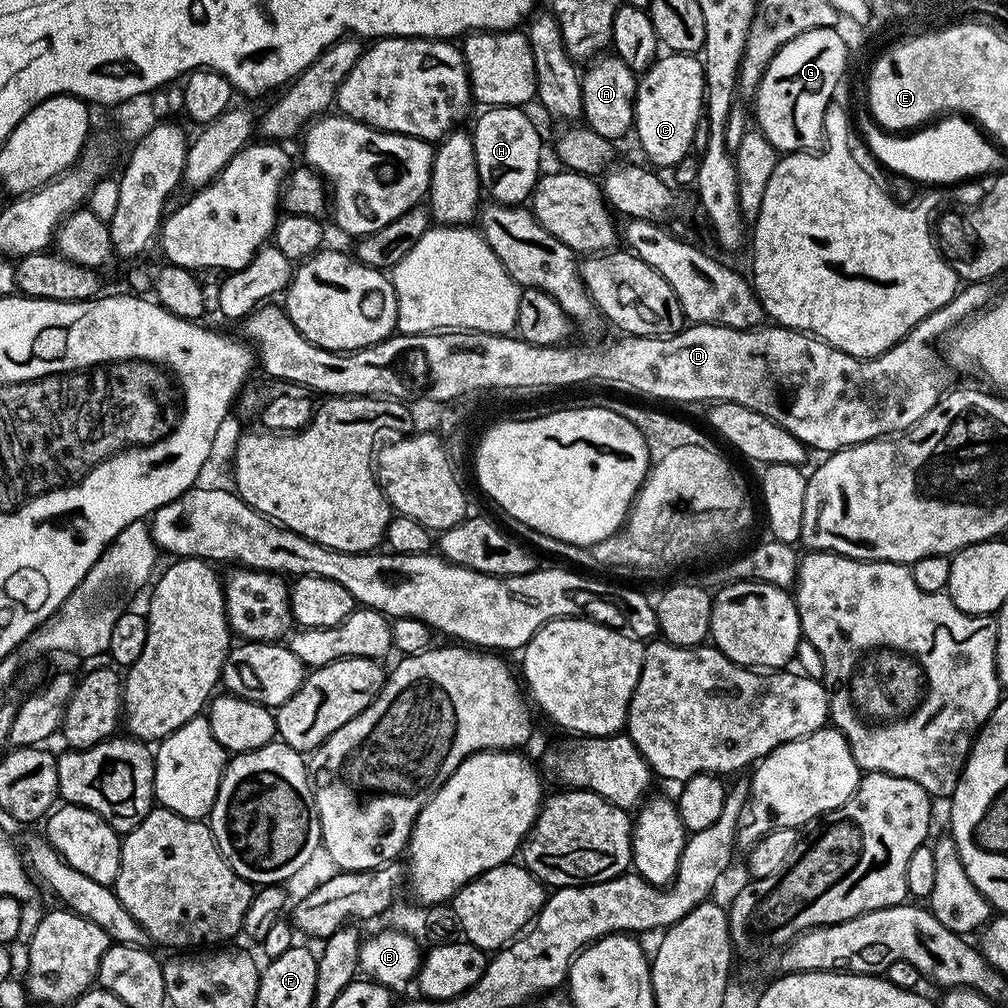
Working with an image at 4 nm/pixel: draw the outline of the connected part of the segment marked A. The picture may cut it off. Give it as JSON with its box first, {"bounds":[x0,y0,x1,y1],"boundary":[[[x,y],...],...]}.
{"bounds":[580,54,637,142],"boundary":[[[601,54],[583,69],[580,85],[582,86],[582,120],[594,134],[602,138],[619,142],[624,135],[633,131],[636,122],[636,85],[637,73],[622,62],[615,54]]]}

